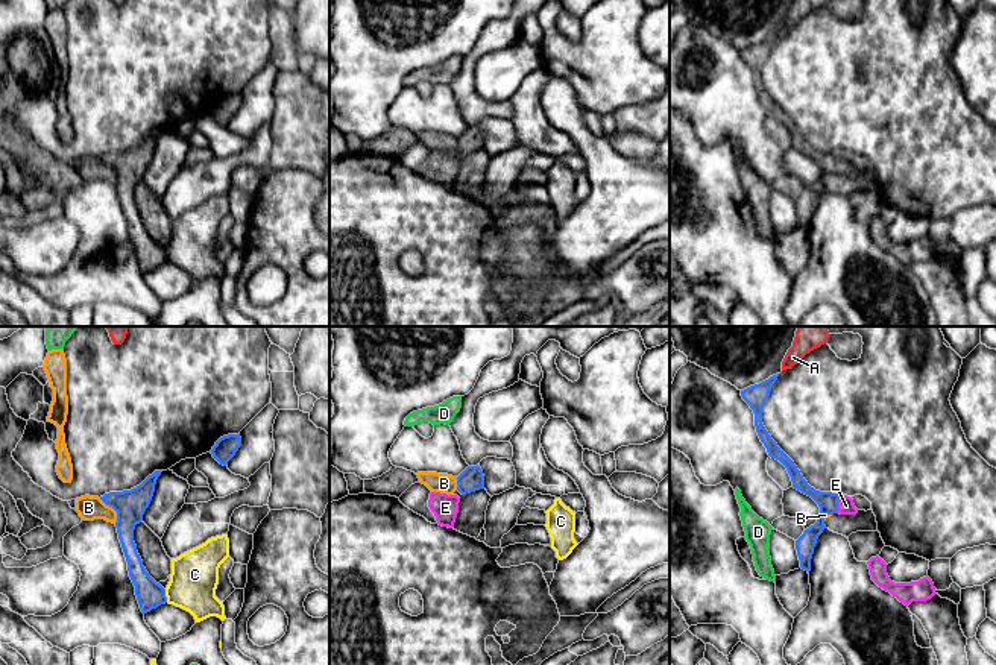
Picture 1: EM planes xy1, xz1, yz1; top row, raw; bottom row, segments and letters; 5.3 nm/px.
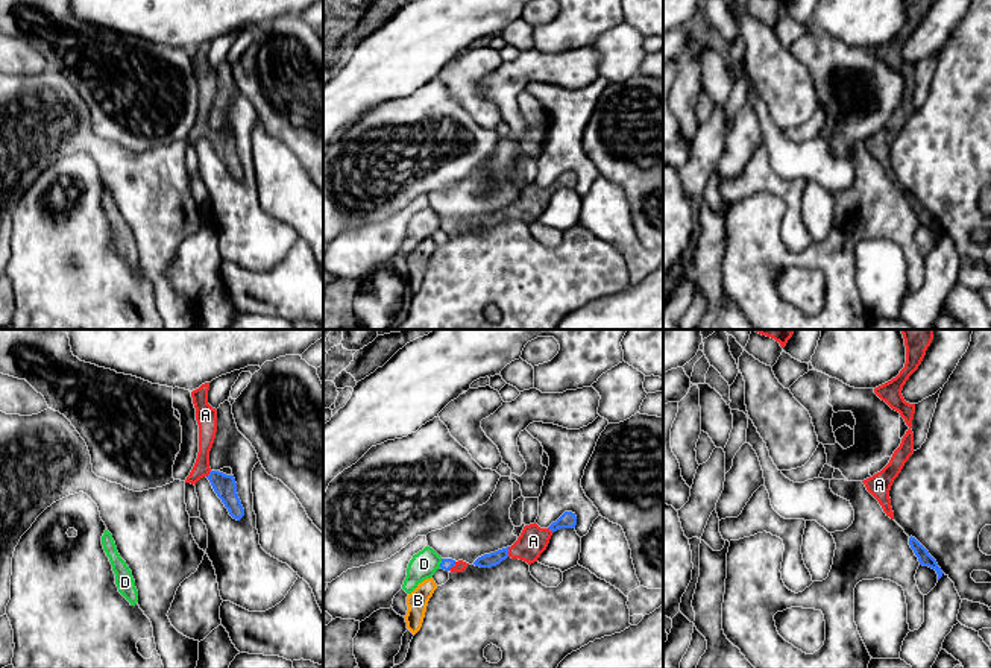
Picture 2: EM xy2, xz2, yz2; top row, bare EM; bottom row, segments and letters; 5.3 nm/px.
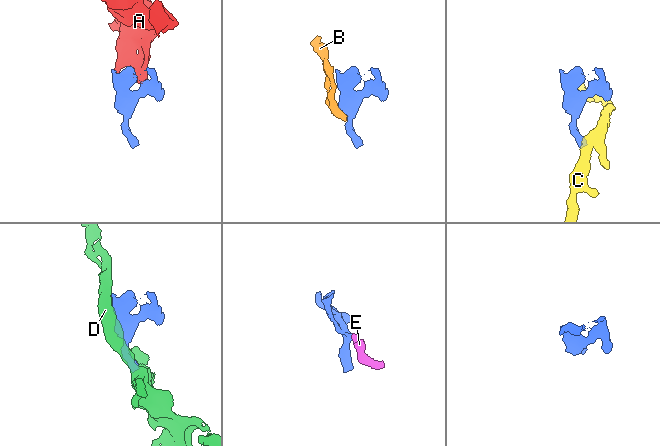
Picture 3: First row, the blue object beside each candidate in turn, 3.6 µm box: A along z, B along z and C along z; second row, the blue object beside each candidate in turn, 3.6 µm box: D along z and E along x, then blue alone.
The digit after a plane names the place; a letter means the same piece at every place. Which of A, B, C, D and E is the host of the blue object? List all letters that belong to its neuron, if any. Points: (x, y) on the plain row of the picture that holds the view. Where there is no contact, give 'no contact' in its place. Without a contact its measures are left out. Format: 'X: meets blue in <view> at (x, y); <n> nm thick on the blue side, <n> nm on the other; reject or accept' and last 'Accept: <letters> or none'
A: meets blue in xz2 at (507, 211); 80 nm thick on the blue side, 160 nm on the other; accept
B: meets blue in xy1 at (113, 167); 160 nm thick on the blue side, 130 nm on the other; reject
C: meets blue in xy1 at (164, 255); 140 nm thick on the blue side, 260 nm on the other; reject
D: meets blue in xz2 at (440, 223); 60 nm thick on the blue side, 140 nm on the other; reject
E: meets blue in yz1 at (837, 164); 110 nm thick on the blue side, 90 nm on the other; accept
Accept: A, E

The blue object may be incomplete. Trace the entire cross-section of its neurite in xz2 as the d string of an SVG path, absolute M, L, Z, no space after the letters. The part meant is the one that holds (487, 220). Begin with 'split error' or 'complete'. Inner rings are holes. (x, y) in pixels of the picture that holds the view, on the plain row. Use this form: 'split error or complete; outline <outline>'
split error; outline M565 172L548 188L540 188L536 182L525 185L518 200L507 208L478 217L473 225L480 228L492 228L499 225L507 217L519 219L528 225L537 222L540 214L546 210L554 191L560 188L575 188L577 176L572 172Z

